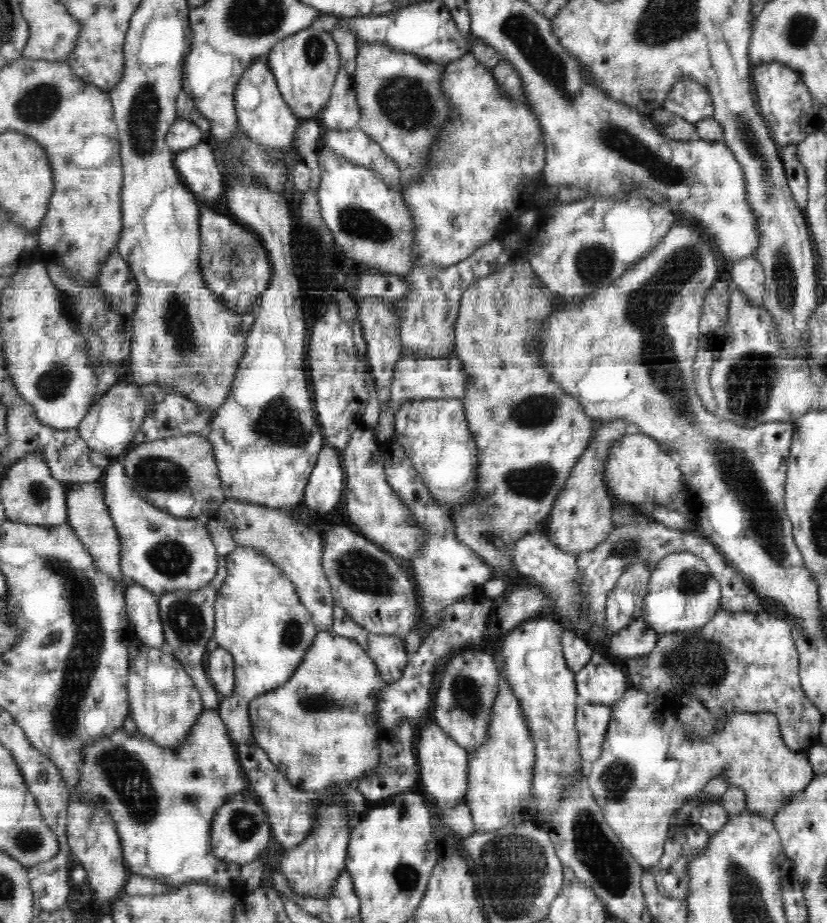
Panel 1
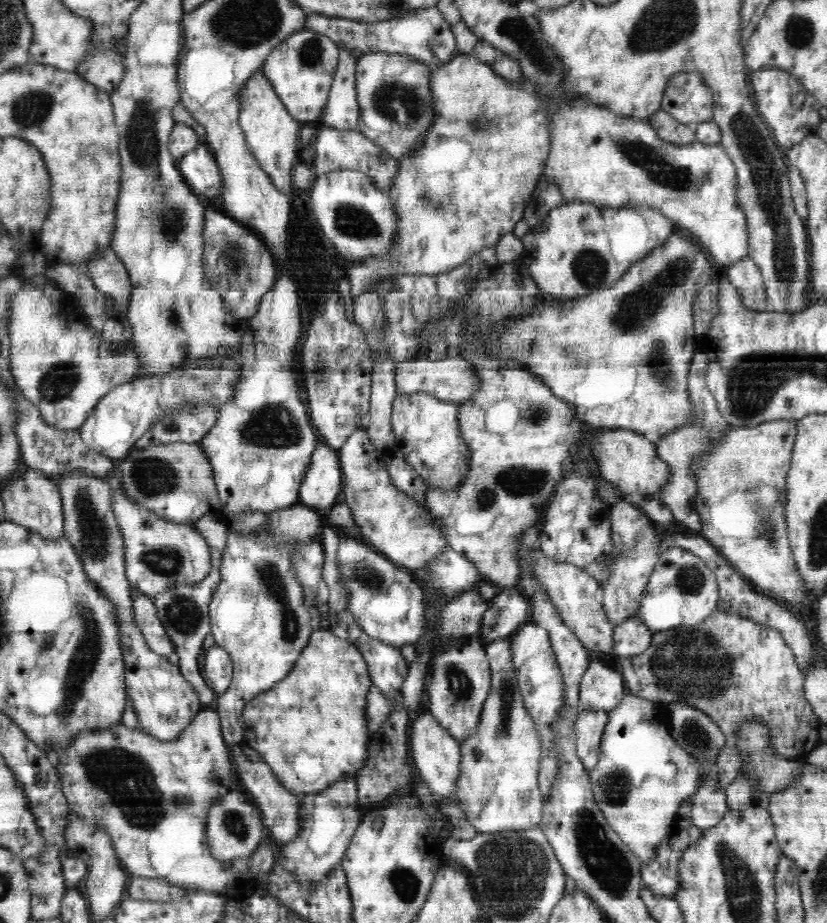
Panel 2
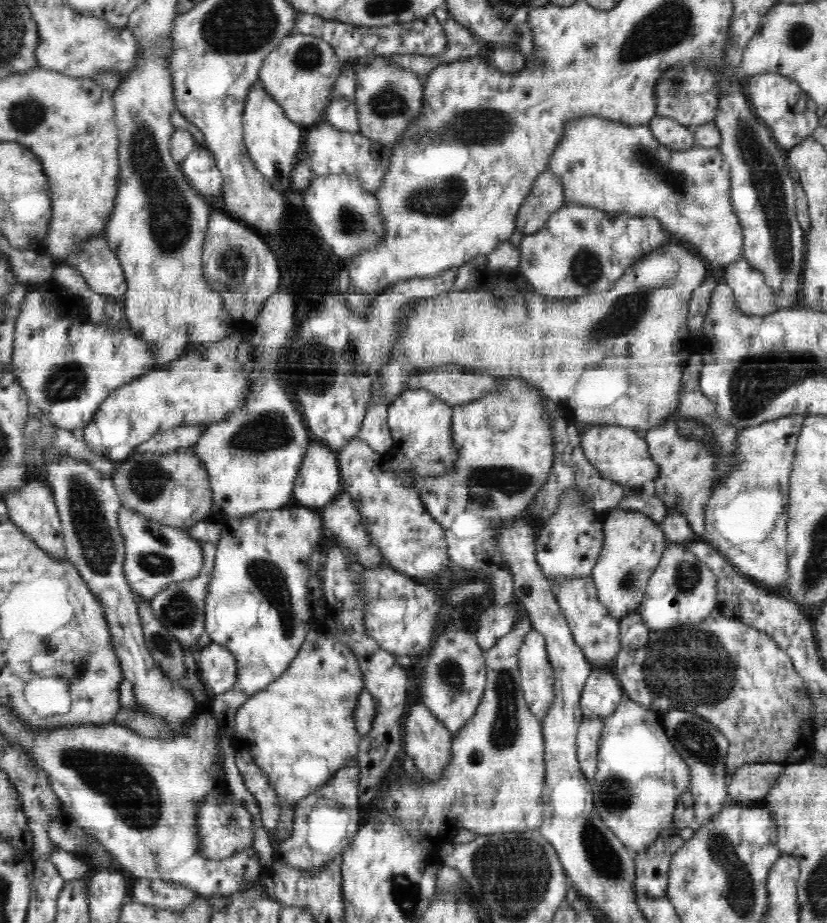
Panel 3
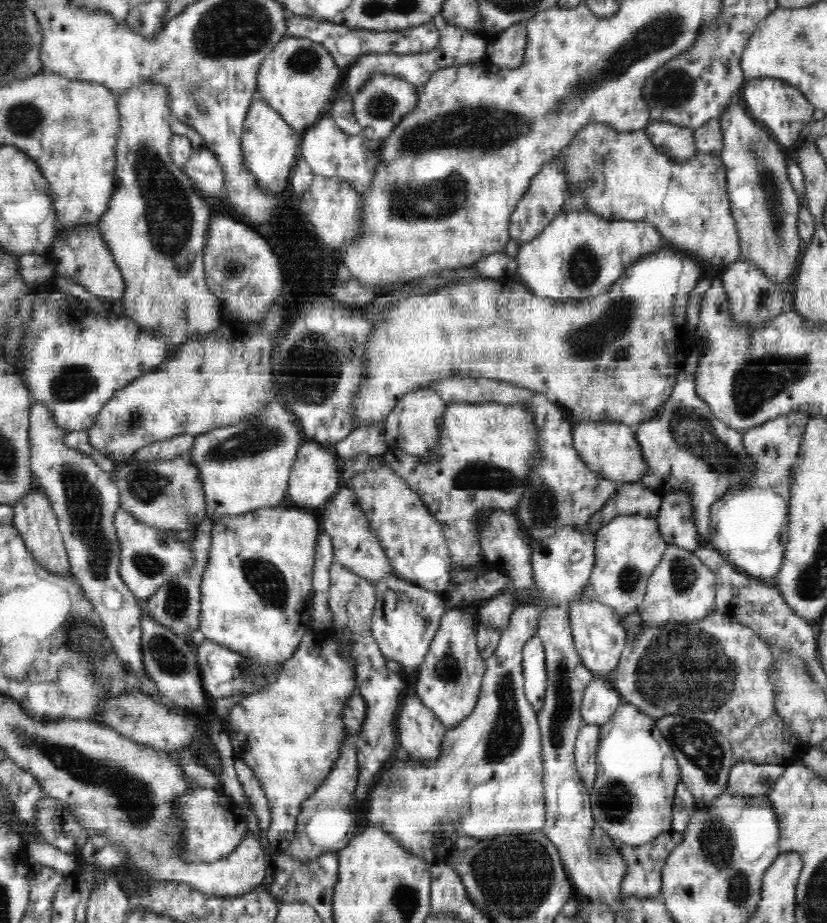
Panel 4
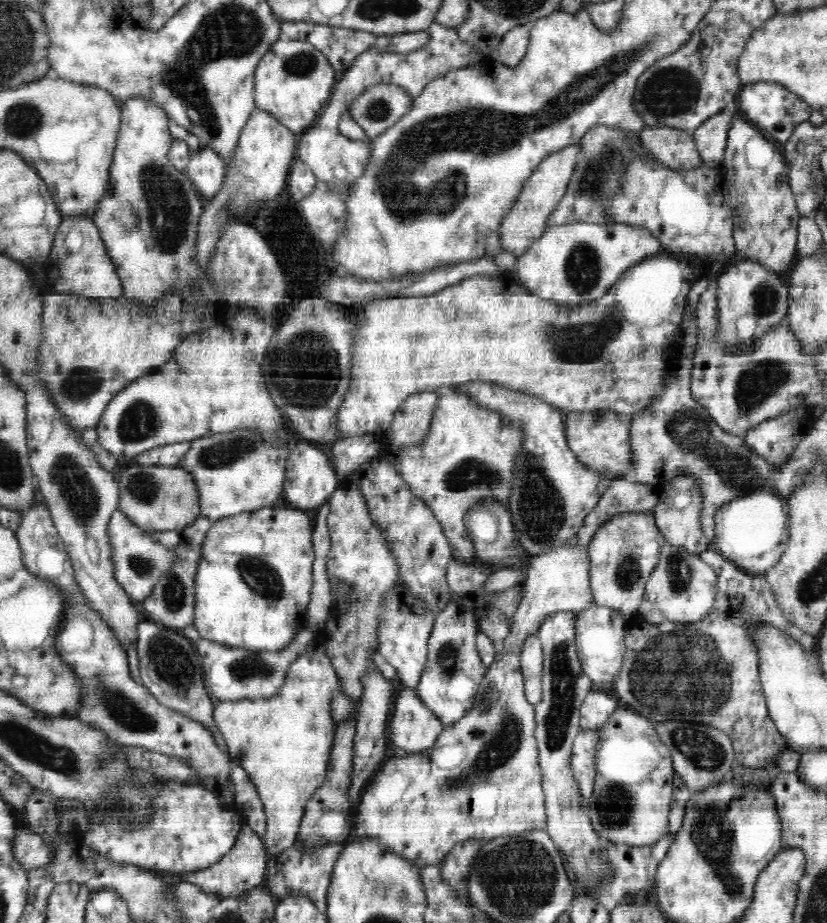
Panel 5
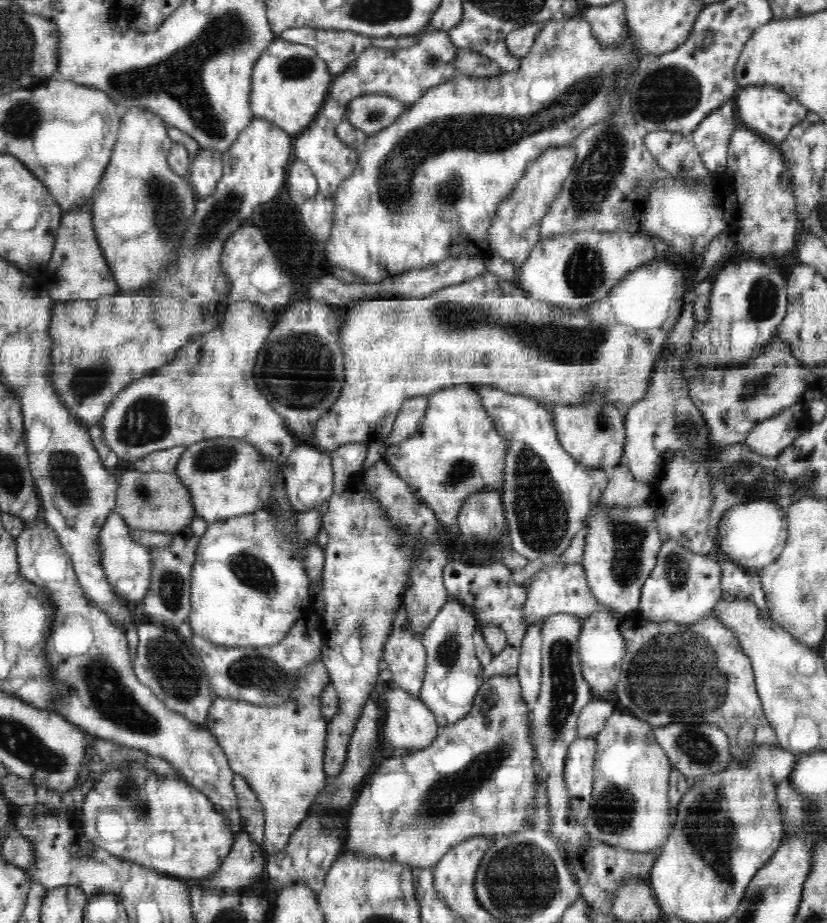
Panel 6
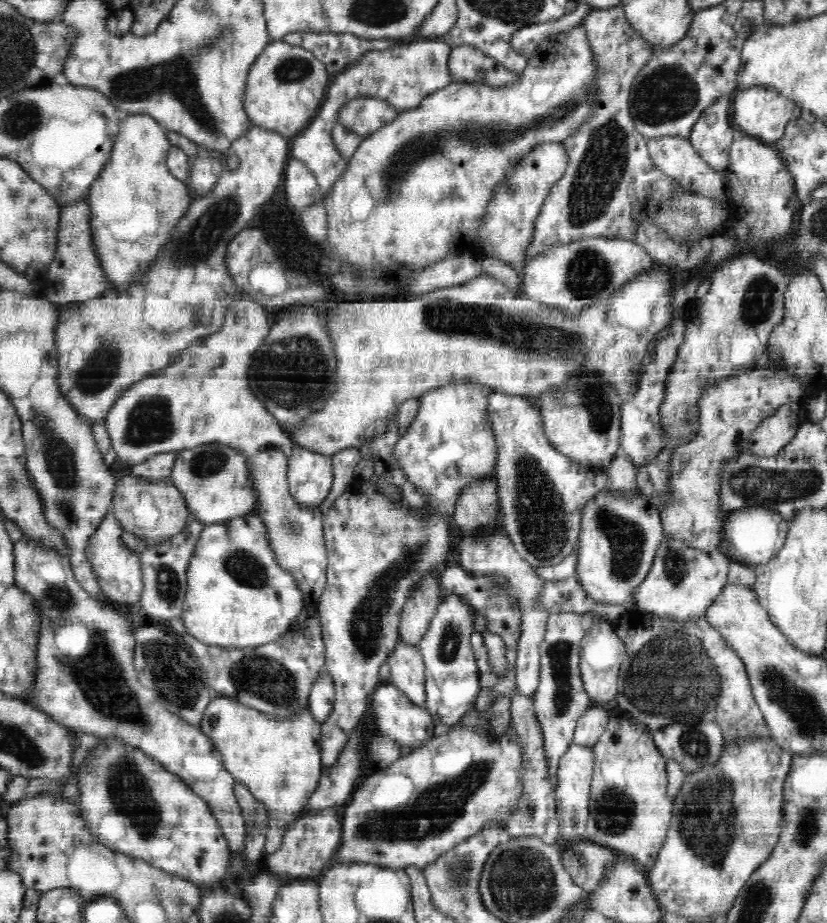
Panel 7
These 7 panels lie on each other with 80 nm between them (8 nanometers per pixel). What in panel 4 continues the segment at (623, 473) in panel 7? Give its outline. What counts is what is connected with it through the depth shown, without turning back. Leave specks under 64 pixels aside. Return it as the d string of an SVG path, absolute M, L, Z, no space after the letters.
M624 483L604 503L604 506L595 512L587 522L589 531L594 534L606 526L612 518L622 515L638 514L654 517L660 510L662 497L640 483Z

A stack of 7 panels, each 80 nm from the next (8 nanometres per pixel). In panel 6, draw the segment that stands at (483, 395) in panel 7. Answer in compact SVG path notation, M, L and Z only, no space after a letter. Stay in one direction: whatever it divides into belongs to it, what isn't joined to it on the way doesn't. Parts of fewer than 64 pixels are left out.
M454 385L434 391L427 397L428 408L422 418L420 430L414 436L406 438L406 441L390 445L385 450L383 458L399 478L410 487L414 496L432 508L436 518L442 523L446 538L455 539L460 536L457 516L466 498L482 489L494 489L501 494L504 485L504 459L508 445L506 439L498 435L494 421L487 414L480 393L474 389L474 386Z

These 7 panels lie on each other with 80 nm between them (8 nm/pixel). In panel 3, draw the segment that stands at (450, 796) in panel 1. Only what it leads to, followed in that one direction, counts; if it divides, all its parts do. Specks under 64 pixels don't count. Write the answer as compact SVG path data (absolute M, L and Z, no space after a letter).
M422 702L415 703L403 722L404 753L412 758L424 779L437 781L449 763L452 733L439 721Z

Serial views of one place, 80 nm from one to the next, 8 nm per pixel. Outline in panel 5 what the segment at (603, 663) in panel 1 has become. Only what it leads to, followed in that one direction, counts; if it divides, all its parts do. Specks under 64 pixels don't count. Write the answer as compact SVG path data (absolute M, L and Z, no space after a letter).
M595 687L590 690L581 706L580 726L582 730L599 730L618 708L617 701L602 689Z

